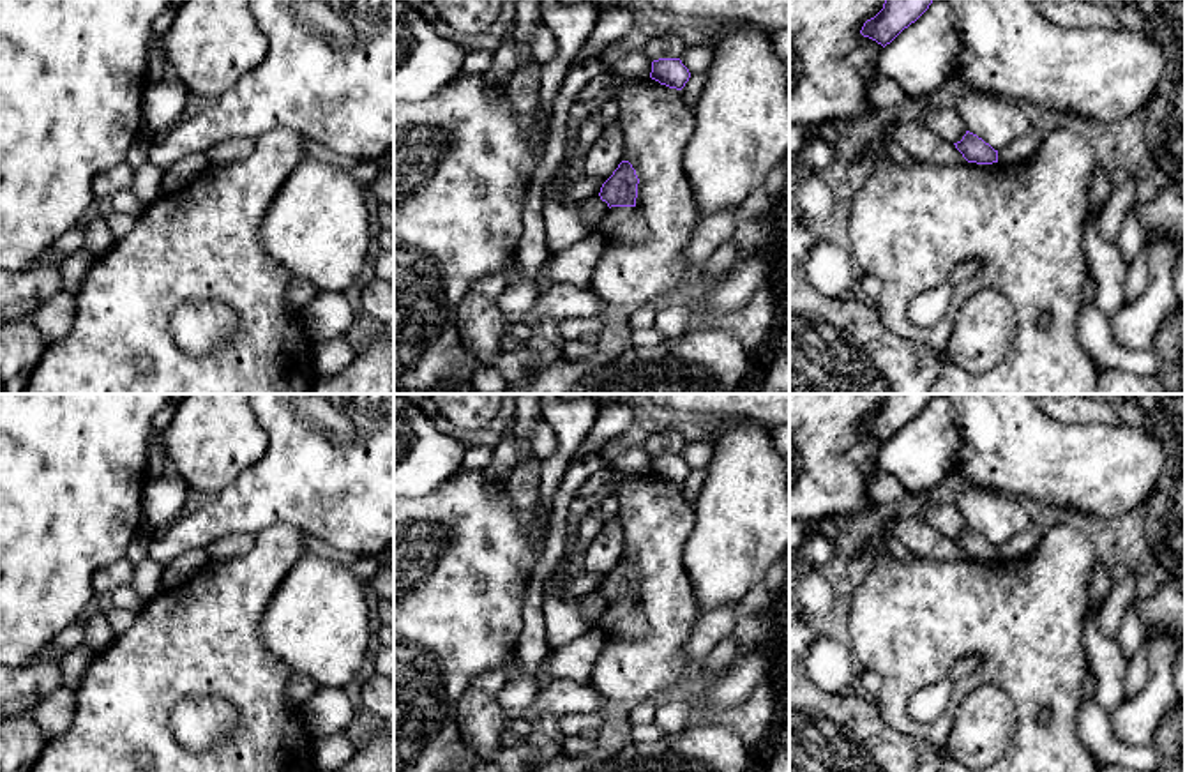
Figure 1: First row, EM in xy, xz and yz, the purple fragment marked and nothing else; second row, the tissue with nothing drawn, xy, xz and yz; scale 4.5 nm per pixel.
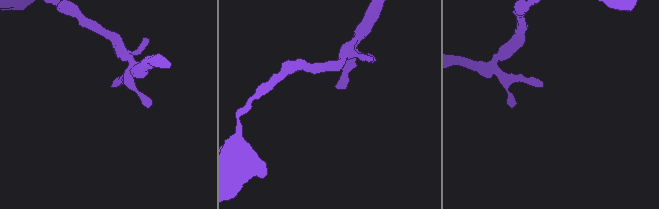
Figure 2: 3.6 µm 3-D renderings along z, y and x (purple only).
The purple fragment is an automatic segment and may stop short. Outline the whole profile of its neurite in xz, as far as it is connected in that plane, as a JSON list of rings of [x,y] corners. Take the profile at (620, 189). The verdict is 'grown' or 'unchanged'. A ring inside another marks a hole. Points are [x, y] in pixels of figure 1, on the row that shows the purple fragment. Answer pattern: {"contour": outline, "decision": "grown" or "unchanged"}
{"contour": [[[622,161],[600,187],[600,200],[608,207],[636,207],[639,178],[629,161]]], "decision": "unchanged"}

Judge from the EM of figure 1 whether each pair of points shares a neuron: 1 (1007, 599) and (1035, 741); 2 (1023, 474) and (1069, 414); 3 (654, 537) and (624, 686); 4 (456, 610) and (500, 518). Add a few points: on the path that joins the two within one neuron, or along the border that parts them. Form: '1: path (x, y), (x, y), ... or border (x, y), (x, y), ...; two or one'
1: path (1028, 635), (1028, 705); one
2: border (1042, 412), (1062, 423), (1104, 423); two
3: path (661, 575), (661, 649); one
4: path (456, 587), (456, 560), (477, 539); one

